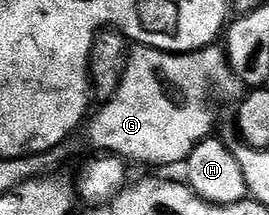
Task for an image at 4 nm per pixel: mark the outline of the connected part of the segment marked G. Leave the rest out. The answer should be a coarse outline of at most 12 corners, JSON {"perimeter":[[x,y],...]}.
{"perimeter":[[135,47],[95,151],[176,166],[213,132],[225,51]]}

